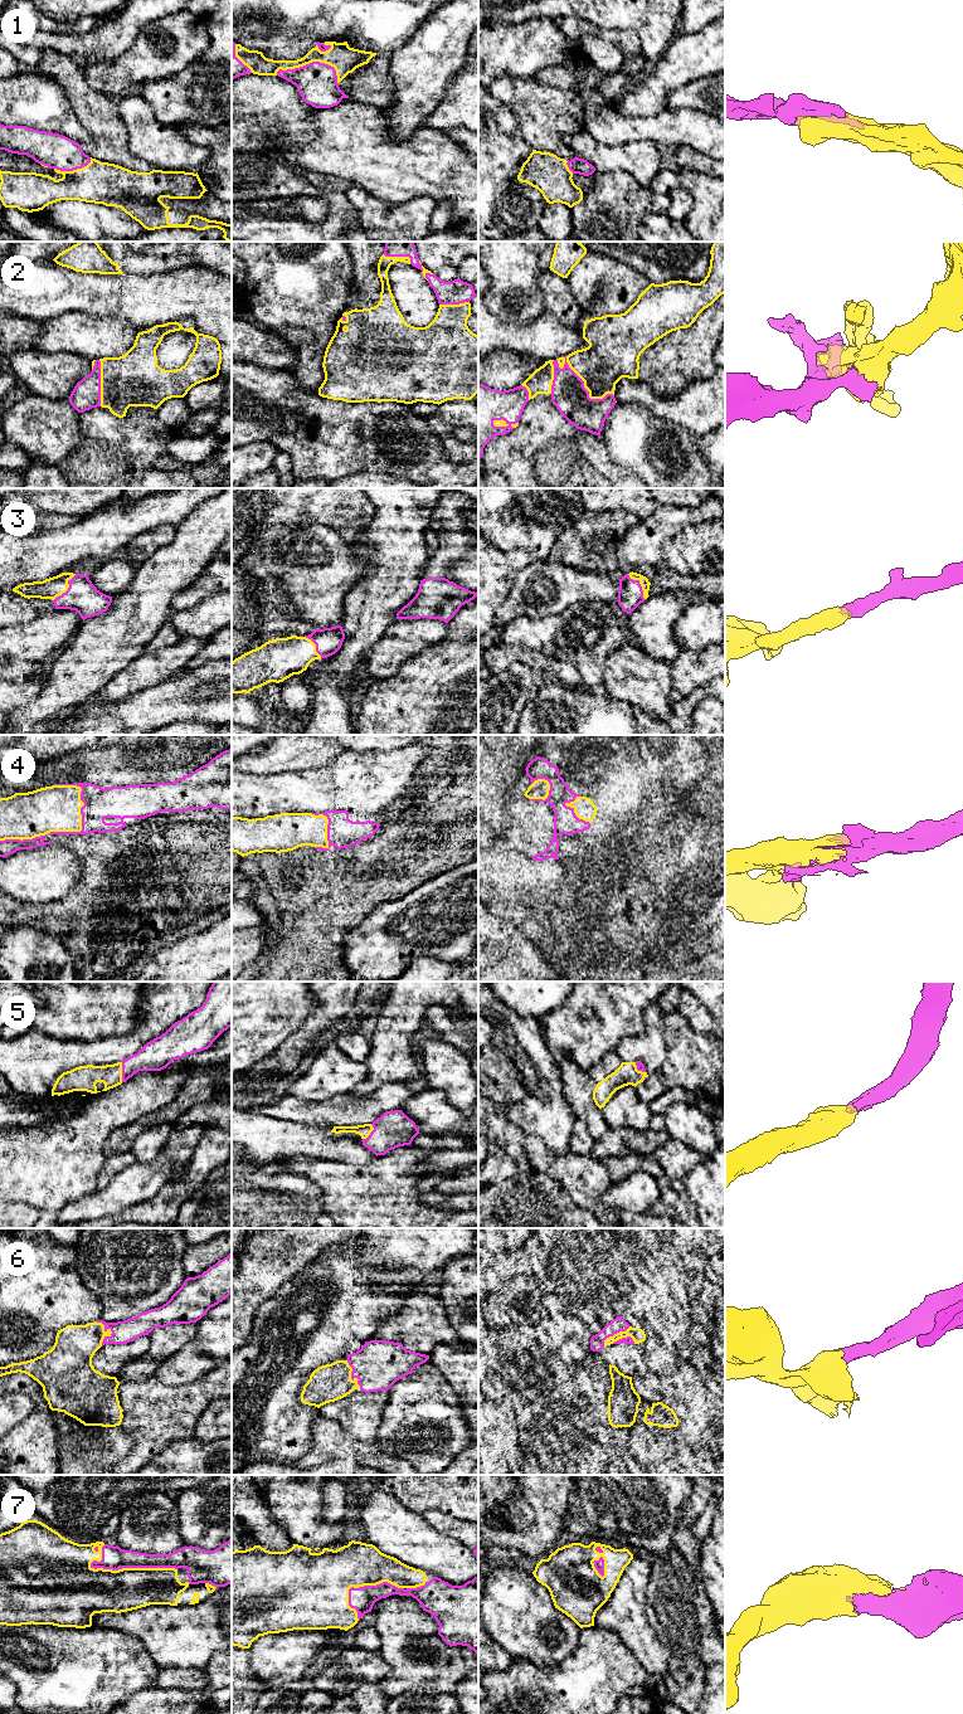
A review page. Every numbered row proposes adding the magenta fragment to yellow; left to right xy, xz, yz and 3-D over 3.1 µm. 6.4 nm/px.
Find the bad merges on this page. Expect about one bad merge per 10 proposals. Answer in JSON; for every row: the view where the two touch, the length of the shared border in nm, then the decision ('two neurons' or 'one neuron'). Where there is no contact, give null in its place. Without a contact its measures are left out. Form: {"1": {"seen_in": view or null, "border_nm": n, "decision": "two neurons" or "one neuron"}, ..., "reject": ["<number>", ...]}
{"1": {"seen_in": "xz", "border_nm": 400, "decision": "one neuron"}, "2": {"seen_in": "yz", "border_nm": 440, "decision": "one neuron"}, "3": {"seen_in": "xy", "border_nm": 220, "decision": "one neuron"}, "4": {"seen_in": "xy", "border_nm": 380, "decision": "one neuron"}, "5": {"seen_in": "xy", "border_nm": 140, "decision": "one neuron"}, "6": {"seen_in": "xy", "border_nm": 160, "decision": "one neuron"}, "7": {"seen_in": "xy", "border_nm": 550, "decision": "one neuron"}, "reject": []}

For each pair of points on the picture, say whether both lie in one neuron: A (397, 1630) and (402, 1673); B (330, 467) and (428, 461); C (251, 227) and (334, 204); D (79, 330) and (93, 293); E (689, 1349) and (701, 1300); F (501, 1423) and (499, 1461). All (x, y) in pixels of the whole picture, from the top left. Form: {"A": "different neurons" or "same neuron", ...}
{"A": "same neuron", "B": "same neuron", "C": "same neuron", "D": "different neurons", "E": "same neuron", "F": "same neuron"}

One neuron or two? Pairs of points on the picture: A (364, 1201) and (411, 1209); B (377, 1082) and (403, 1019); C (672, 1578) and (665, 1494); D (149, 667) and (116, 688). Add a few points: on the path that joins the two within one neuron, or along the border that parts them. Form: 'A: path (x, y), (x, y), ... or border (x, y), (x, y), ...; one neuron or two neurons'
A: path (375, 1208), (399, 1209); one neuron
B: path (384, 1067), (393, 1057), (395, 1035); one neuron
C: border (677, 1517), (677, 1527), (671, 1534), (670, 1545); two neurons
D: path (141, 673), (123, 683); one neuron

